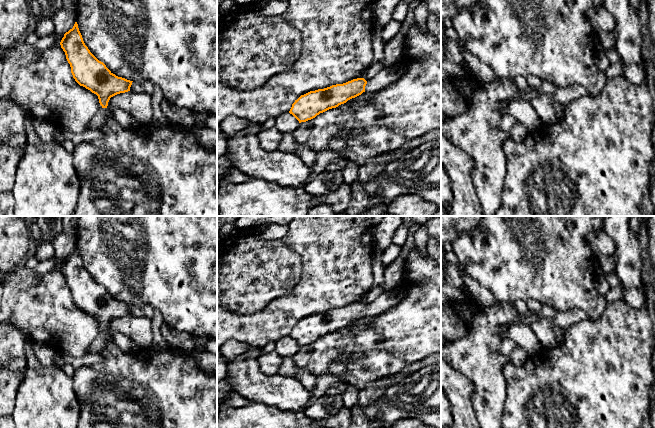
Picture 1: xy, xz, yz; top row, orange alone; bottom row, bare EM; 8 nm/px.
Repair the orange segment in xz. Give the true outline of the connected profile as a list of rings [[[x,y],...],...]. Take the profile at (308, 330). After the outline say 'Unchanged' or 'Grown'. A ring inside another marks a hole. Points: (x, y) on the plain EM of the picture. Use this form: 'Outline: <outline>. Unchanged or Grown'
Outline: [[[402,285],[382,293],[369,305],[366,305],[364,302],[357,302],[343,308],[310,315],[295,324],[289,337],[299,347],[306,346],[320,337],[346,327],[363,316],[373,318],[383,311],[398,305],[404,298],[405,293],[406,288]]]. Grown

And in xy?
Outline: [[[78,248],[64,258],[60,266],[75,305],[96,318],[102,332],[111,321],[130,315],[133,305],[118,301],[99,285],[85,269]]]. Unchanged

